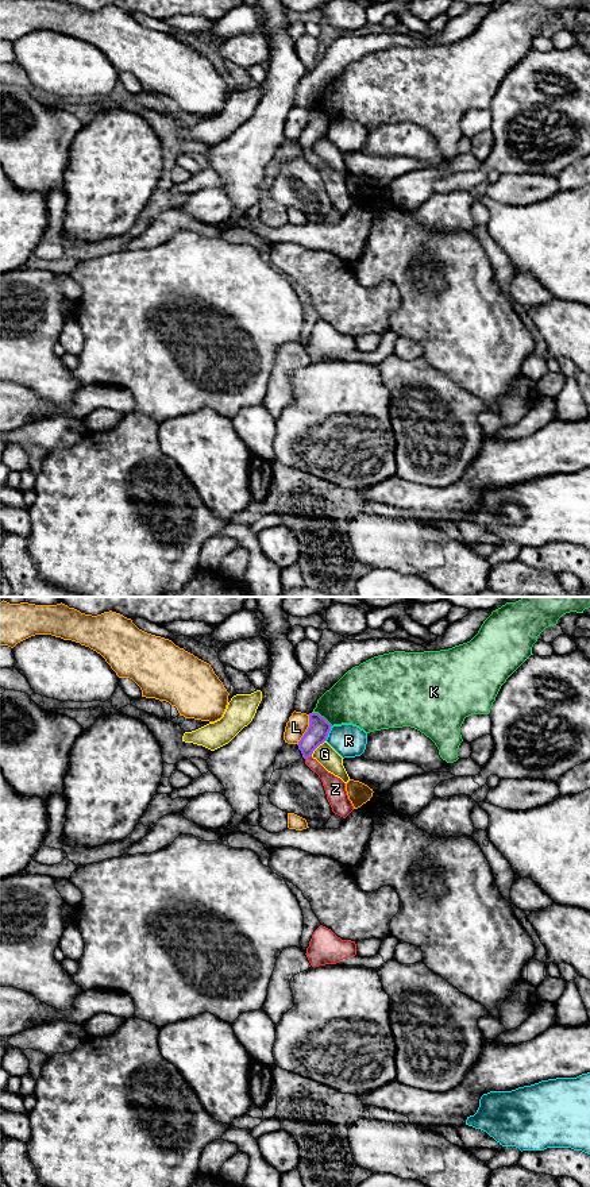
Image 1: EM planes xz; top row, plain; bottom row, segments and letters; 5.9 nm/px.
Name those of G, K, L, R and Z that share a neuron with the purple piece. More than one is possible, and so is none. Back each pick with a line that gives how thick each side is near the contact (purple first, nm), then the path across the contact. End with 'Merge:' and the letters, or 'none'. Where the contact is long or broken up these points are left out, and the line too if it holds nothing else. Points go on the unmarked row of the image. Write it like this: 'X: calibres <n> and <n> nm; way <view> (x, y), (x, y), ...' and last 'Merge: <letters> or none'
Z: calibres 130 and 130 nm; way xz (319, 123), (308, 138), (308, 151), (335, 184)
Merge: Z

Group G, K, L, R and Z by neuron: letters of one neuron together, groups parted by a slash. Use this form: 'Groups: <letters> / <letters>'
Groups: G / K / L / R / Z

